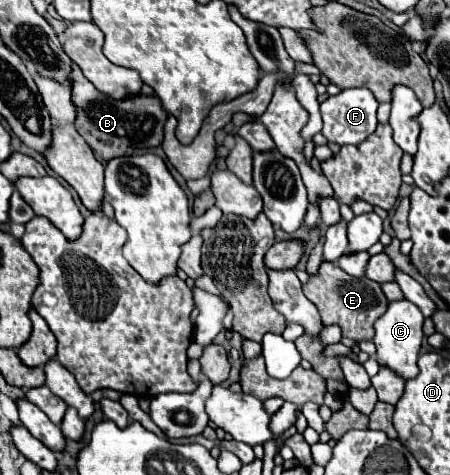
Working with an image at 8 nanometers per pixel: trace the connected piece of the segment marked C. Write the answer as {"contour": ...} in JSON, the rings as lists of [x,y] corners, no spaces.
{"contour":[[[407,299],[389,303],[385,315],[375,321],[375,339],[373,341],[377,345],[377,353],[375,353],[377,363],[395,371],[395,375],[399,375],[405,381],[417,377],[417,371],[419,371],[417,357],[419,357],[419,349],[423,343],[421,327],[423,327],[423,315],[421,315],[419,307],[415,307]]]}

